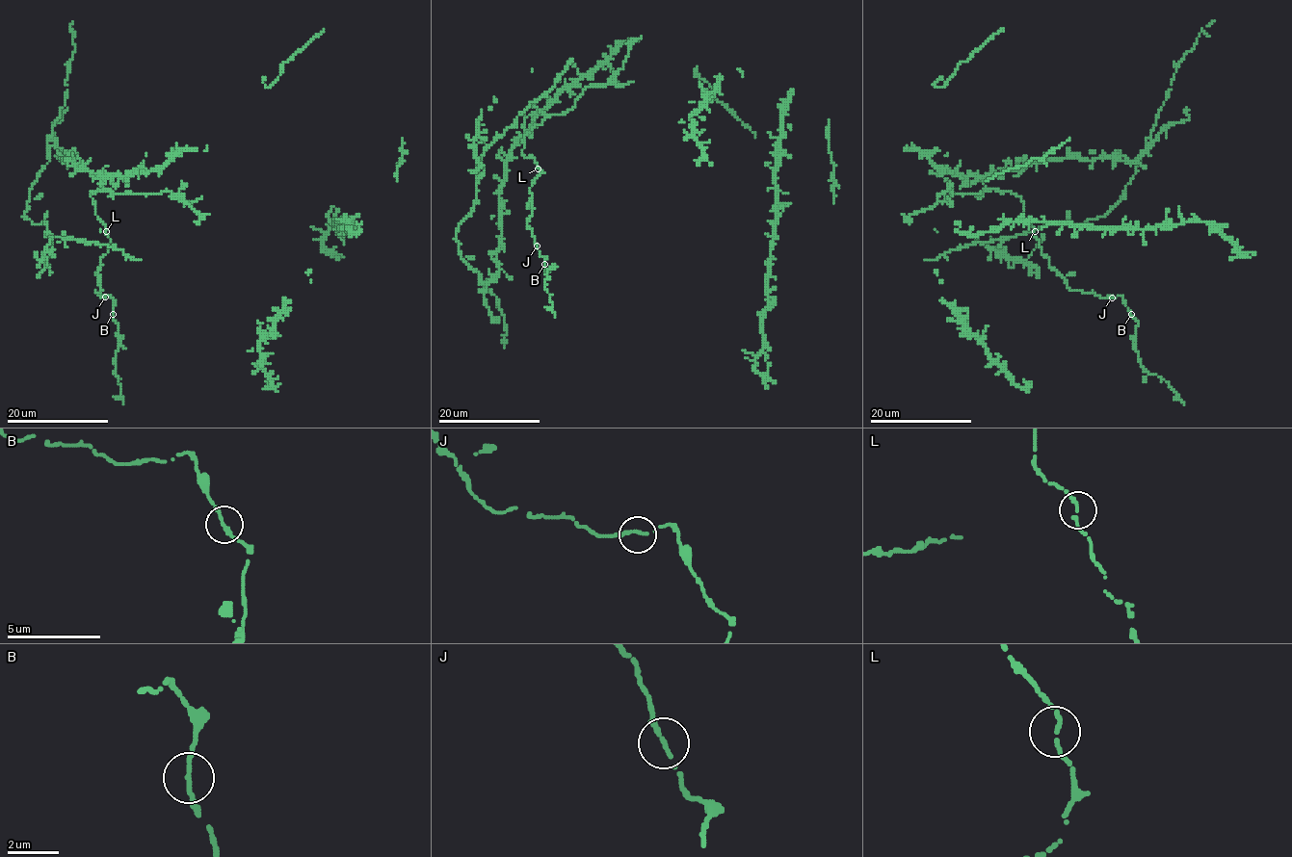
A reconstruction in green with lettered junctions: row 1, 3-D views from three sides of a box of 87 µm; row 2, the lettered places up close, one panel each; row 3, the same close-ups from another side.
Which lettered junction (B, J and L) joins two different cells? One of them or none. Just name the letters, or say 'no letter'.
no letter

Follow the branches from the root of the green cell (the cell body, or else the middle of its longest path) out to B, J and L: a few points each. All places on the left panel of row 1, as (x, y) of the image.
B: (147, 194), (91, 192), (110, 239), (98, 269), (101, 291), (94, 292), (111, 297), (113, 313)
J: (147, 194), (110, 189), (91, 192), (95, 215), (110, 239), (98, 269), (101, 291), (94, 292), (105, 297)
L: (147, 194), (115, 193), (110, 189), (91, 192), (95, 215), (106, 231)

